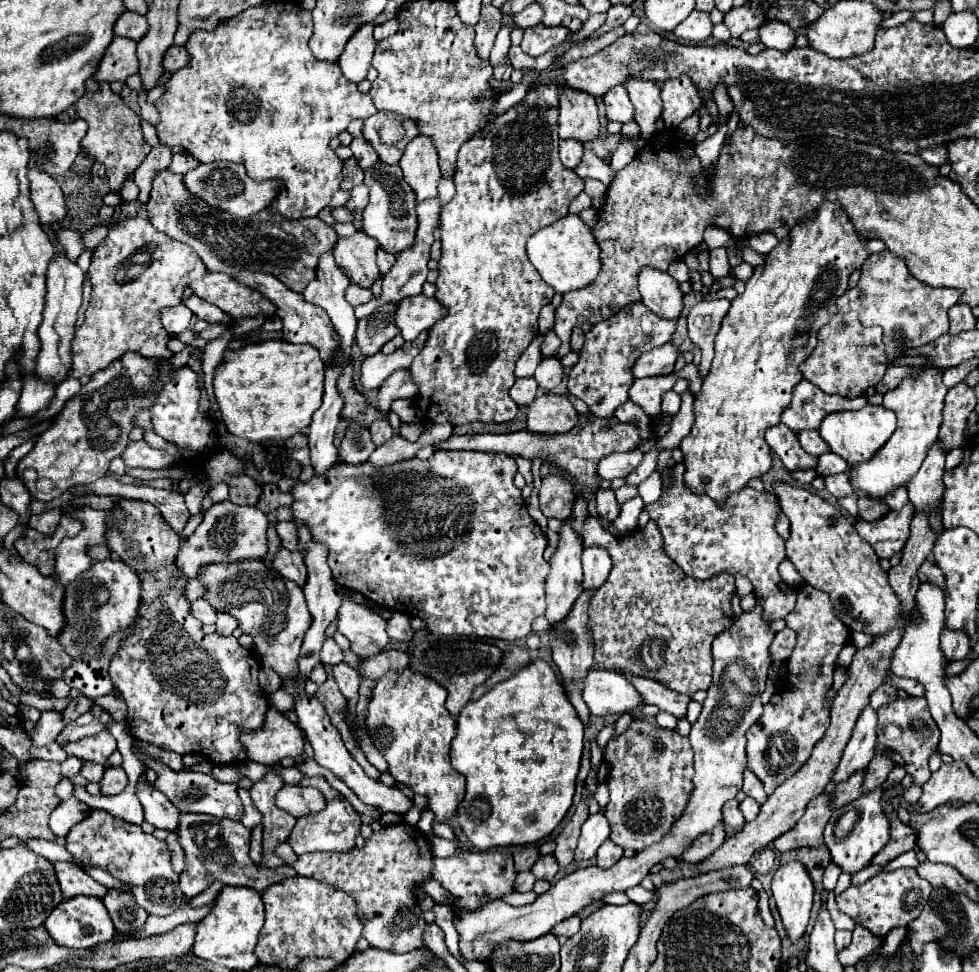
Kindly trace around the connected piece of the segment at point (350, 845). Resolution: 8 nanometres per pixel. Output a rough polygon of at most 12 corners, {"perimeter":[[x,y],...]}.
{"perimeter":[[322,775],[306,777],[326,799],[296,819],[288,837],[296,855],[352,851],[360,815]]}

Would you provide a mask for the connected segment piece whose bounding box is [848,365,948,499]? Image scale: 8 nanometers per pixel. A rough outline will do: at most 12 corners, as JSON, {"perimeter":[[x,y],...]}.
{"perimeter":[[918,369],[884,395],[890,441],[850,467],[854,489],[882,499],[906,485],[938,439],[944,369]]}

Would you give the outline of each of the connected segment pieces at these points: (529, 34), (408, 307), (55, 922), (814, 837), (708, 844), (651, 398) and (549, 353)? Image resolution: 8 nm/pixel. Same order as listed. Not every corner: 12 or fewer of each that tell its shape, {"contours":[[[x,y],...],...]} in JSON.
{"contours":[[[562,25],[524,29],[520,47],[537,57],[564,41]],[[414,295],[400,301],[394,315],[406,341],[446,317],[434,297]],[[98,897],[62,901],[46,929],[62,947],[82,949],[114,939]],[[830,795],[814,797],[802,819],[774,841],[778,853],[822,845]],[[724,825],[718,833],[704,833],[680,855],[686,863],[698,863],[716,851],[726,839]],[[678,373],[636,379],[630,399],[650,417],[660,415],[662,395]],[[550,329],[544,335],[542,357],[554,357],[560,347],[560,339]]]}

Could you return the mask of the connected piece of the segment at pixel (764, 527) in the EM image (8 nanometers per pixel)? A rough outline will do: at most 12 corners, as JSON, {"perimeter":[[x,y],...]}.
{"perimeter":[[676,463],[644,507],[690,577],[748,577],[766,619],[796,591],[778,575],[784,539],[768,491],[714,501]]}

